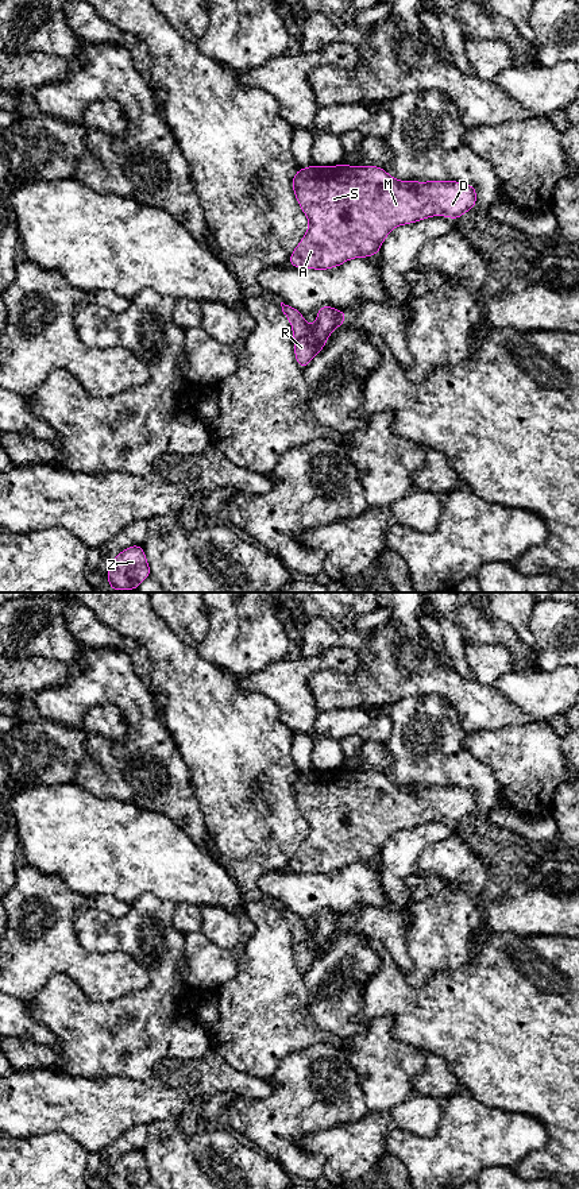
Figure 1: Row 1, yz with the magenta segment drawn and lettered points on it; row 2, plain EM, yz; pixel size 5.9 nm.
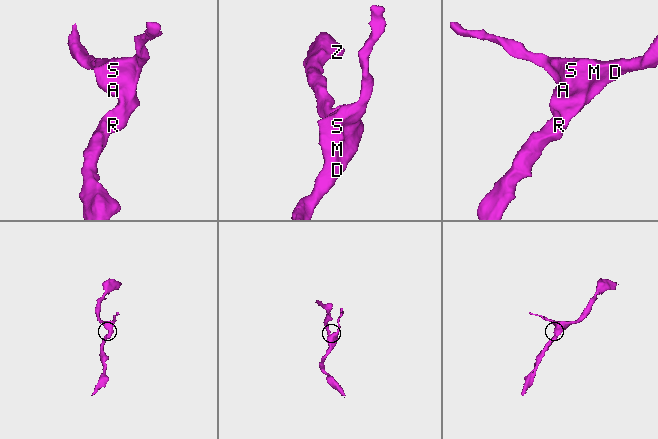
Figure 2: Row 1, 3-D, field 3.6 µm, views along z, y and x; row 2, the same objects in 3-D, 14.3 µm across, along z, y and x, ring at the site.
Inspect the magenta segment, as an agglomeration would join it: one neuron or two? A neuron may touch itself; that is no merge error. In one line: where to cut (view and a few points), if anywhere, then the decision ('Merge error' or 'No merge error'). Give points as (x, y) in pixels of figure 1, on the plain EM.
No split. No merge error

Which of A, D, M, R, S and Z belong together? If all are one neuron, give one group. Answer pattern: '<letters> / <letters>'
A D M R S Z

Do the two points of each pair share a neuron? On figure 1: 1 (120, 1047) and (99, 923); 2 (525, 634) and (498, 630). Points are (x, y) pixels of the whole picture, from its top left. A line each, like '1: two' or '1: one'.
1: one
2: two

